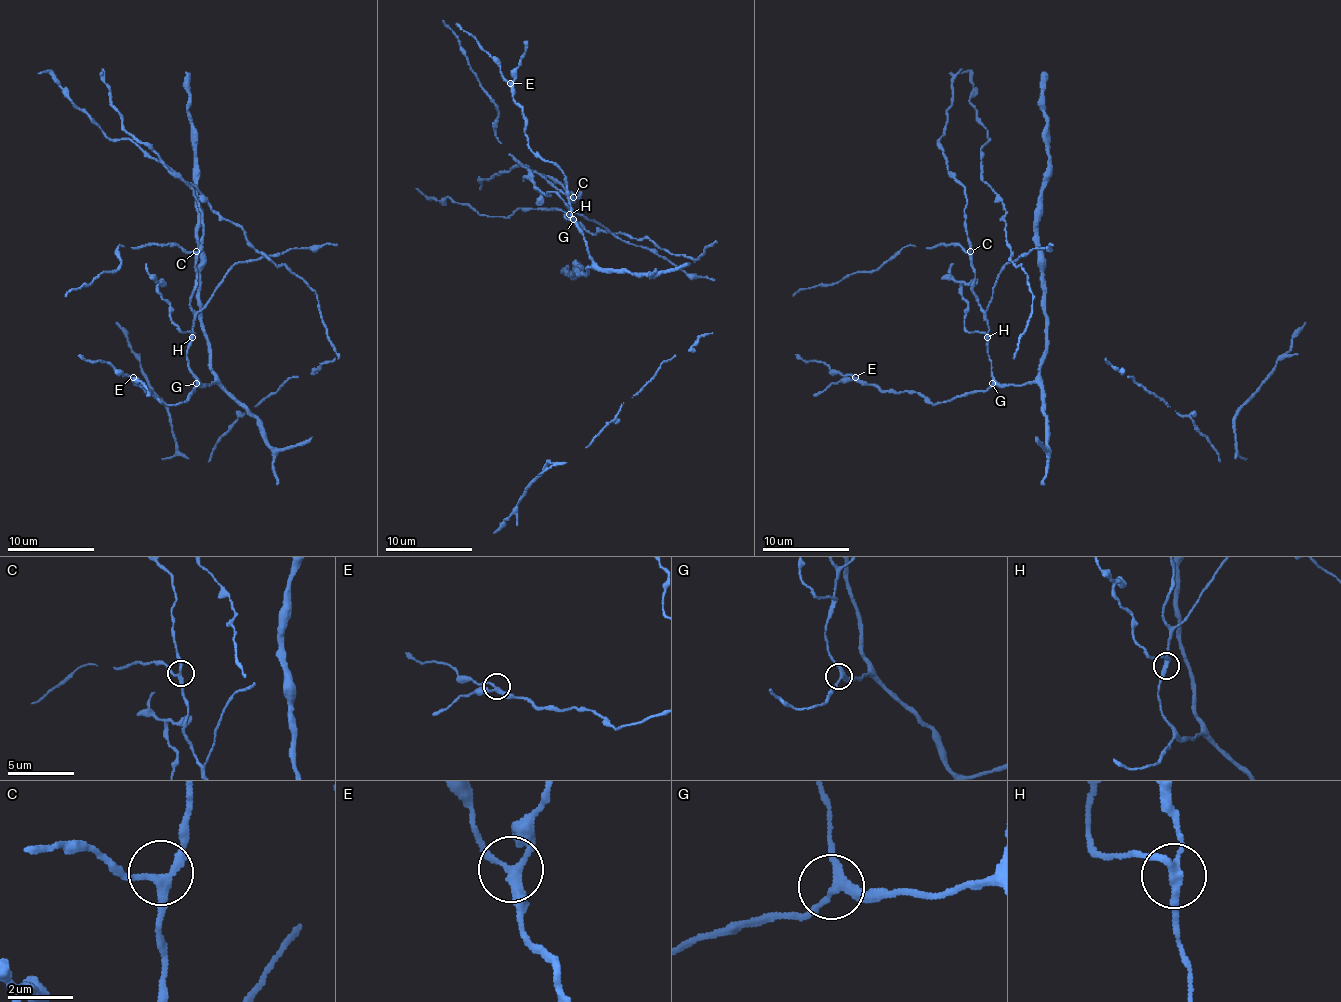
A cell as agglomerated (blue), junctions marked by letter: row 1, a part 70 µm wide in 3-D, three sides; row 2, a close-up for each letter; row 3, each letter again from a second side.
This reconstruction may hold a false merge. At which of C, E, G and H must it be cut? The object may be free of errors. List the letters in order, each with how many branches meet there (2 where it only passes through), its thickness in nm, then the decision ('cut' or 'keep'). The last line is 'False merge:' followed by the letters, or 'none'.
C: 3 branches meet; 220 nm thick; keep
E: 3 branches meet; 240 nm thick; keep
G: 3 branches meet; 240 nm thick; keep
H: 3 branches meet; 220 nm thick; cut
False merge: H

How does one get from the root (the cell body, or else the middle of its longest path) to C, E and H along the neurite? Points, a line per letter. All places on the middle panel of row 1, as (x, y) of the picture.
C: (584, 239), (584, 232), (564, 217), (571, 217), (567, 206), (573, 202), (573, 197)
E: (584, 239), (571, 213), (564, 174), (543, 161), (528, 143), (523, 109), (512, 98), (510, 83)
H: (584, 239), (584, 232), (564, 217), (569, 215)

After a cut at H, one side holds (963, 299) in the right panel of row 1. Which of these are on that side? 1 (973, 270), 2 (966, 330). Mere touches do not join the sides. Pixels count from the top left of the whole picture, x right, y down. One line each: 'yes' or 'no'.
1: no
2: yes

